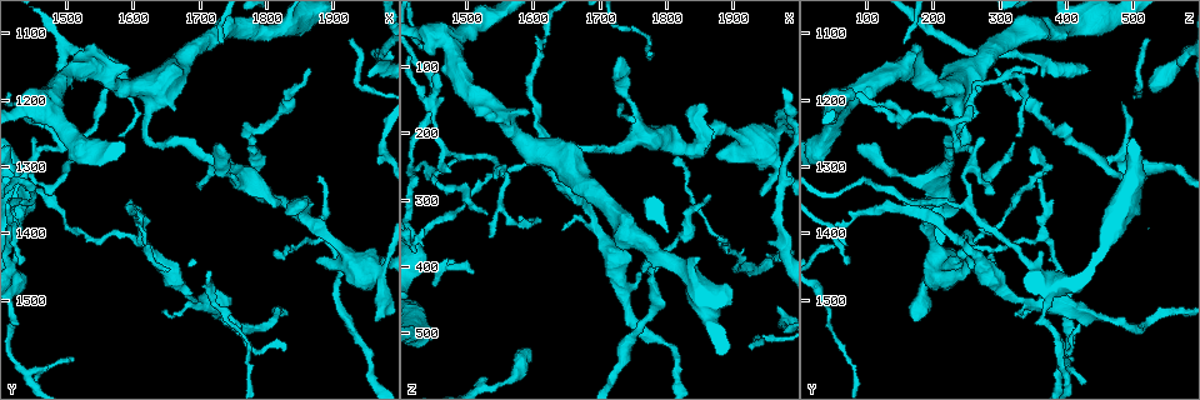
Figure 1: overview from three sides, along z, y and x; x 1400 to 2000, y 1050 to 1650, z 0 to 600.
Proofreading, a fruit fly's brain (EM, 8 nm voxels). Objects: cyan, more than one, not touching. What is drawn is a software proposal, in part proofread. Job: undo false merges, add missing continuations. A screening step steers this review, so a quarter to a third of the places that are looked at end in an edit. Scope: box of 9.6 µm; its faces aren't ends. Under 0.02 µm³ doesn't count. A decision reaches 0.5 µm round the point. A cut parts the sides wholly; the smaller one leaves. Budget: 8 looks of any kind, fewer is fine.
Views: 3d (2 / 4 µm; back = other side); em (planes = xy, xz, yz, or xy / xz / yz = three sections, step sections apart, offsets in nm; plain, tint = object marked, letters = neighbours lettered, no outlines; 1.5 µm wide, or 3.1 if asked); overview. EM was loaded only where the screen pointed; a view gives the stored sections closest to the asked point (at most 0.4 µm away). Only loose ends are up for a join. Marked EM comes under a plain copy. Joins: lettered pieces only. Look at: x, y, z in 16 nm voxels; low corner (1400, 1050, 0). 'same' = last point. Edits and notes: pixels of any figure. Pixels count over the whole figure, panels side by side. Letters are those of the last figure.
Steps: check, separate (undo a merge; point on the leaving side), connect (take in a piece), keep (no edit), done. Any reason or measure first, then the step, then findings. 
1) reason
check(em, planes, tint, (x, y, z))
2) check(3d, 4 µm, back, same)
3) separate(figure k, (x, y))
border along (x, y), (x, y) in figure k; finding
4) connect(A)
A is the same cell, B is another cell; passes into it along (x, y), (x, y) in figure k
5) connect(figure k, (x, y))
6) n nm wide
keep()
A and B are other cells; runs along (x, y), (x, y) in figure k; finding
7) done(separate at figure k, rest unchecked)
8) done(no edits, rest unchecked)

free end
check(3d, 4 µm, (1870, 1155, 290))

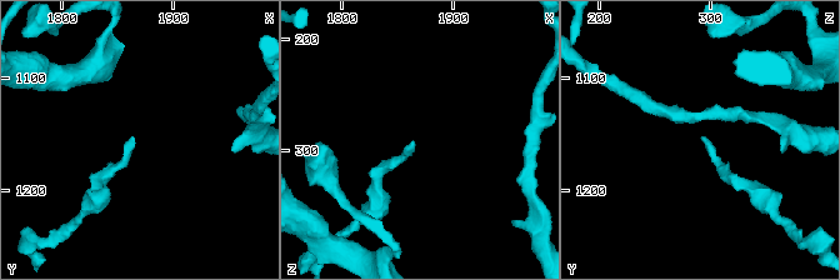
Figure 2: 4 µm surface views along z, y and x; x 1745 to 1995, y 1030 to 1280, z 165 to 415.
shape alone is not enough
check(em, xy, step 8, letters, (1868, 1156, 292))

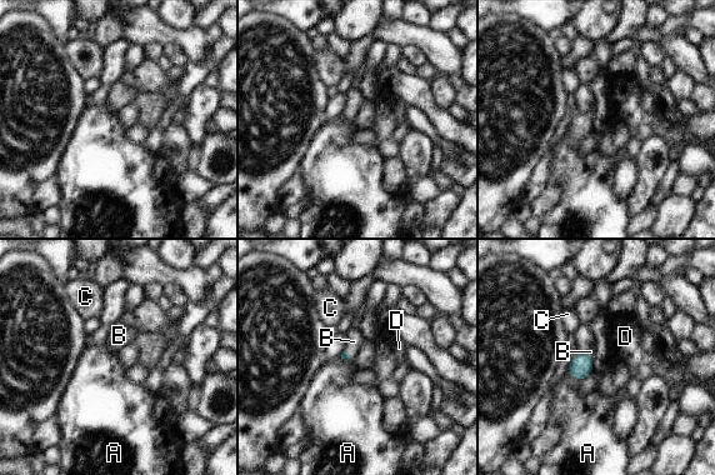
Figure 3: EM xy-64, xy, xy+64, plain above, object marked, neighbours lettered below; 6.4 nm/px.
check(em, xz, step 4, letters, same)

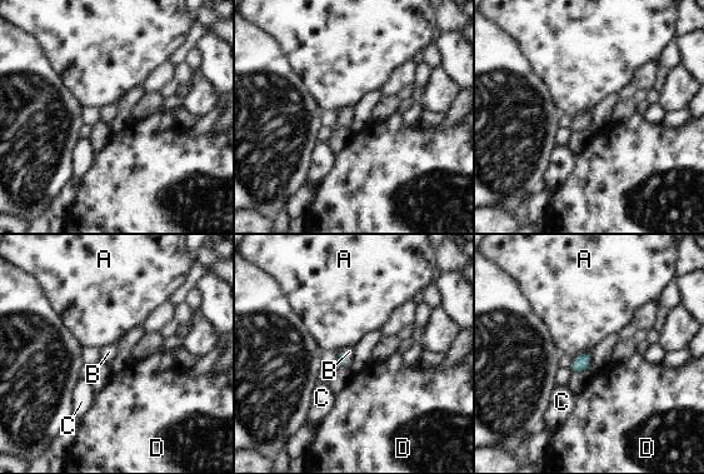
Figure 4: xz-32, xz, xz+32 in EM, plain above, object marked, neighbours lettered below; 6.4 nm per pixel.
connect(B)
B is the same cell, A, C and D are other cells; passes into it along (341, 359), (346, 358), (349, 352) in figure 4; it goes on there

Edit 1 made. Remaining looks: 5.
check(overview)

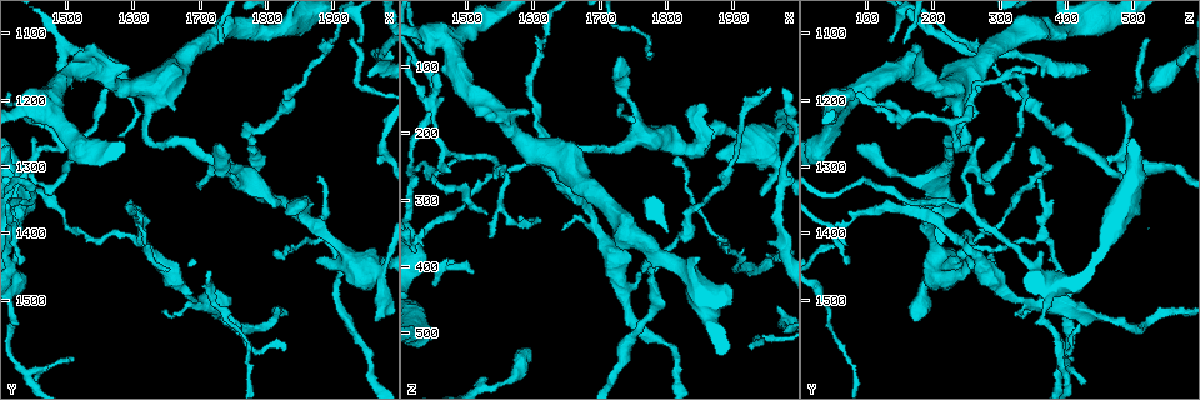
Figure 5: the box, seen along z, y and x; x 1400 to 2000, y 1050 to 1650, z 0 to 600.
thin end
check(3d, 4 µm, (1875, 1315, 355))

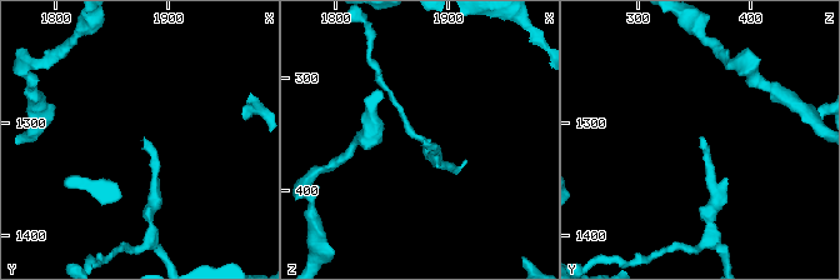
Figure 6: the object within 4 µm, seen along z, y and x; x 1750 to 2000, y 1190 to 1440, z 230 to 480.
now the EM
check(em, planes, letters, (1880, 1312, 356))

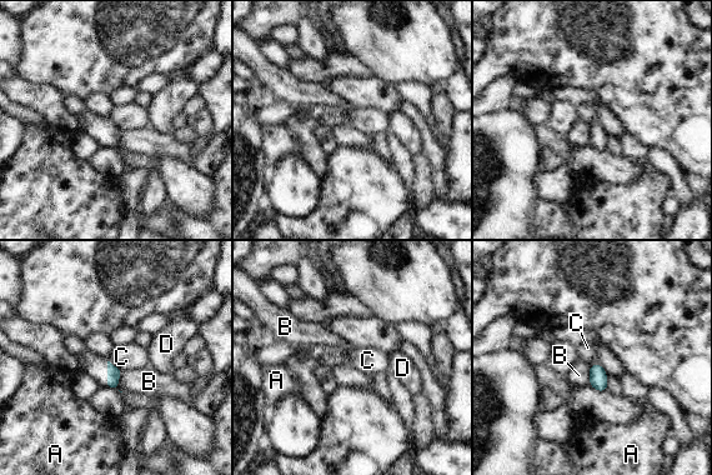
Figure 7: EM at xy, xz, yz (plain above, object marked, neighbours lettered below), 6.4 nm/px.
keep()
A, B, C and D are other cells; border along (109, 360), (120, 370) in figure 7; none of them fits

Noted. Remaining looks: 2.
thin neck
check(3d, 4 µm, (1735, 1315, 150))

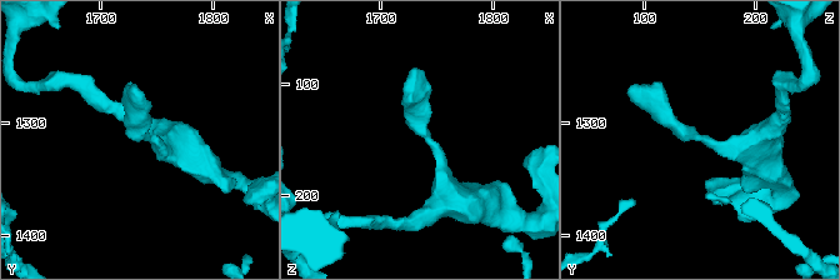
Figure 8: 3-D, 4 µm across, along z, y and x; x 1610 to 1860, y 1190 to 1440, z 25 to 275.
arms of 280, 340 nm
check(em, planes, letters, (1740, 1314, 146))

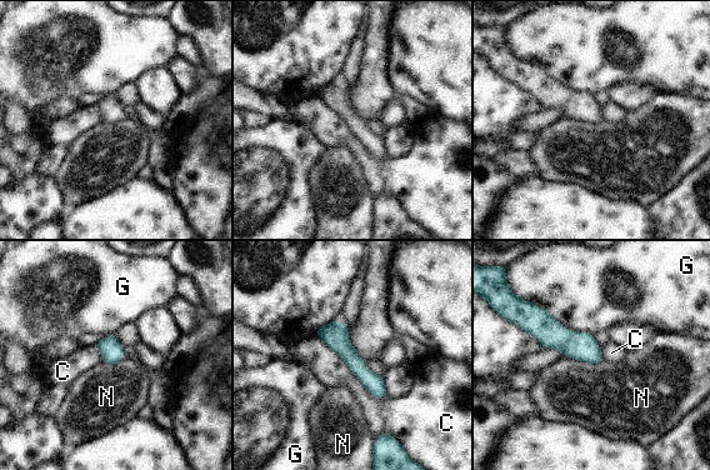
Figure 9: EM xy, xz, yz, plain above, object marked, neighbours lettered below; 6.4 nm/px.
keep()
C, G and N are other cells; continuous, no second neuron

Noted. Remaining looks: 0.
done(connect at figure 4, rest unchecked)

